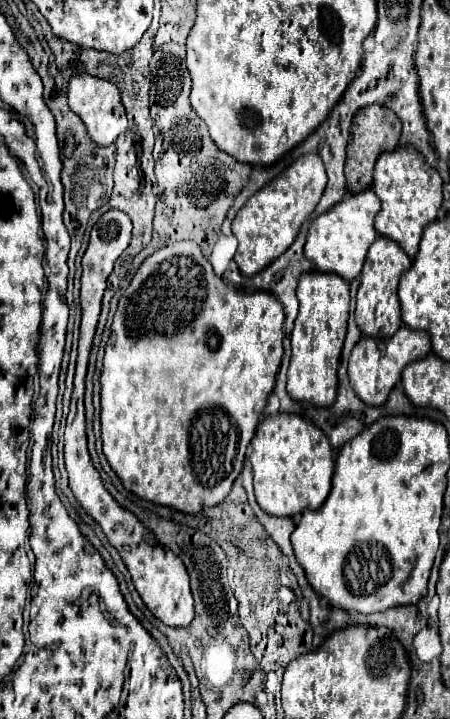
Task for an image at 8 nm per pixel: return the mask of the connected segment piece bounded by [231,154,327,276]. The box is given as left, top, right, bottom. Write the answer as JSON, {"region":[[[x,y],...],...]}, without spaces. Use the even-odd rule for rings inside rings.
{"region":[[[305,154],[247,200],[247,204],[237,212],[231,227],[235,238],[239,240],[234,260],[243,276],[255,276],[293,244],[301,224],[319,204],[325,184],[327,174],[323,160],[319,160],[315,154]]]}

